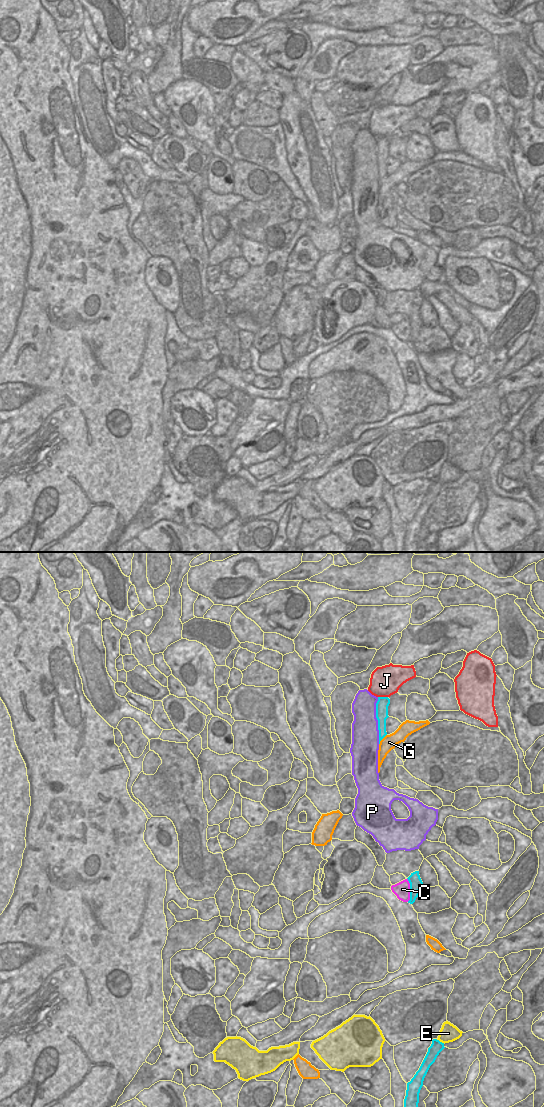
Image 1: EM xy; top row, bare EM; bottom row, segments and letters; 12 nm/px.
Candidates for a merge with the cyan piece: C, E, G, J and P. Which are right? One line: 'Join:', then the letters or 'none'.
Join: none

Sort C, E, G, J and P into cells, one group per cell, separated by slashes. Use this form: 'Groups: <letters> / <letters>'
Groups: C / E / G / J / P.

